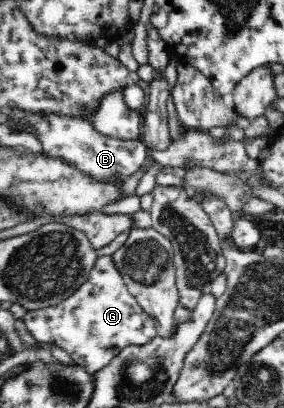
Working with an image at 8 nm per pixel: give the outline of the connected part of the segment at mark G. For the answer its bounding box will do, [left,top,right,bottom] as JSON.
[23,256,156,375]

